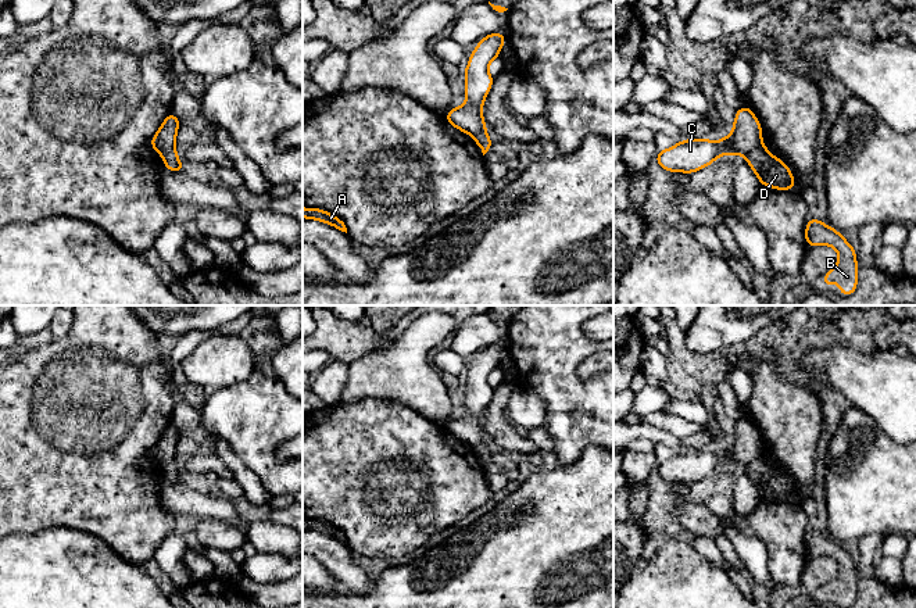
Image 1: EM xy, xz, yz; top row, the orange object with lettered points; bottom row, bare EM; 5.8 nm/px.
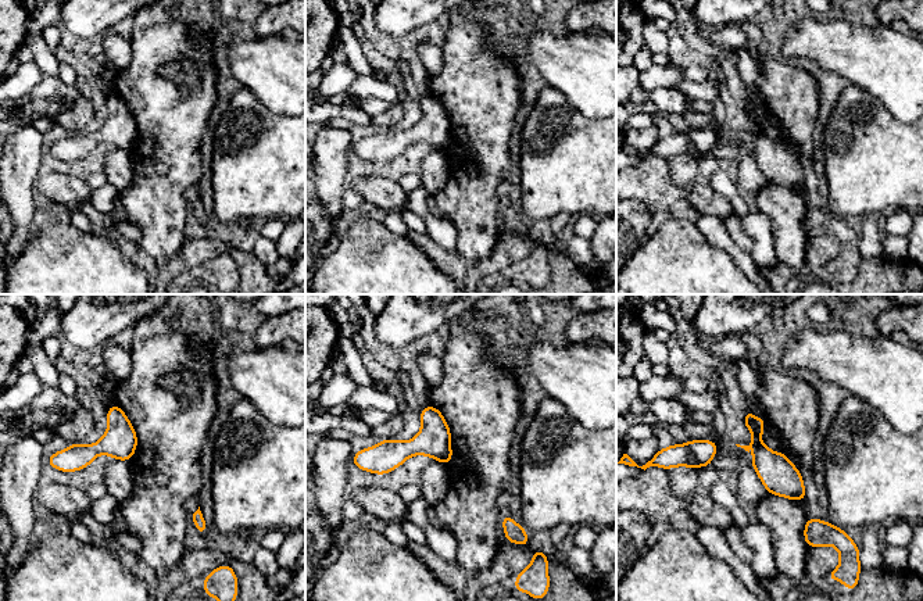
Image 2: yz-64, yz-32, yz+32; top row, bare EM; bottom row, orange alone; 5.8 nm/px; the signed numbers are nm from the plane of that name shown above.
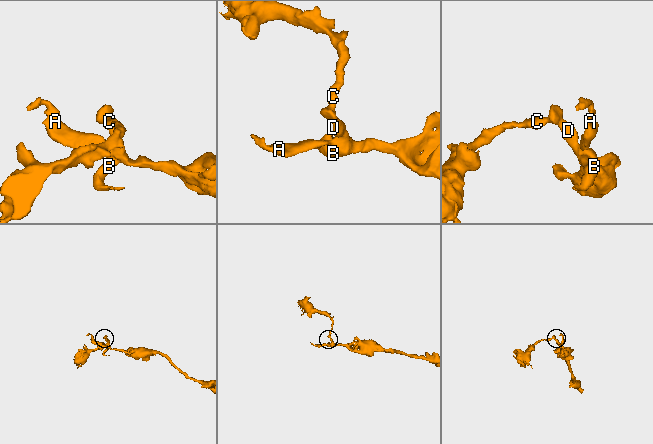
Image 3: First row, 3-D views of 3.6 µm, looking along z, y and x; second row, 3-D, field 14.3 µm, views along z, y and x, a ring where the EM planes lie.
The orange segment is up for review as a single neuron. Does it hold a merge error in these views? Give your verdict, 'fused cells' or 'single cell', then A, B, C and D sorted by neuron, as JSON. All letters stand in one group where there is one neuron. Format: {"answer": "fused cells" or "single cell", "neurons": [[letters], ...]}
{"answer": "fused cells", "neurons": [["A", "B", "D"], ["C"]]}

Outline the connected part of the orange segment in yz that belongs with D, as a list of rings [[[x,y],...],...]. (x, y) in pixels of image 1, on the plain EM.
[[[761,453],[745,469],[751,480],[756,484],[762,497],[777,501],[792,501],[797,494],[786,473],[772,466]]]

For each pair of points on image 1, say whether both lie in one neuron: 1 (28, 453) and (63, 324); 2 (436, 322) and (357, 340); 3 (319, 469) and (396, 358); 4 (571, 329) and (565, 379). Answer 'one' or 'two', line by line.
1: two
2: two
3: two
4: one

